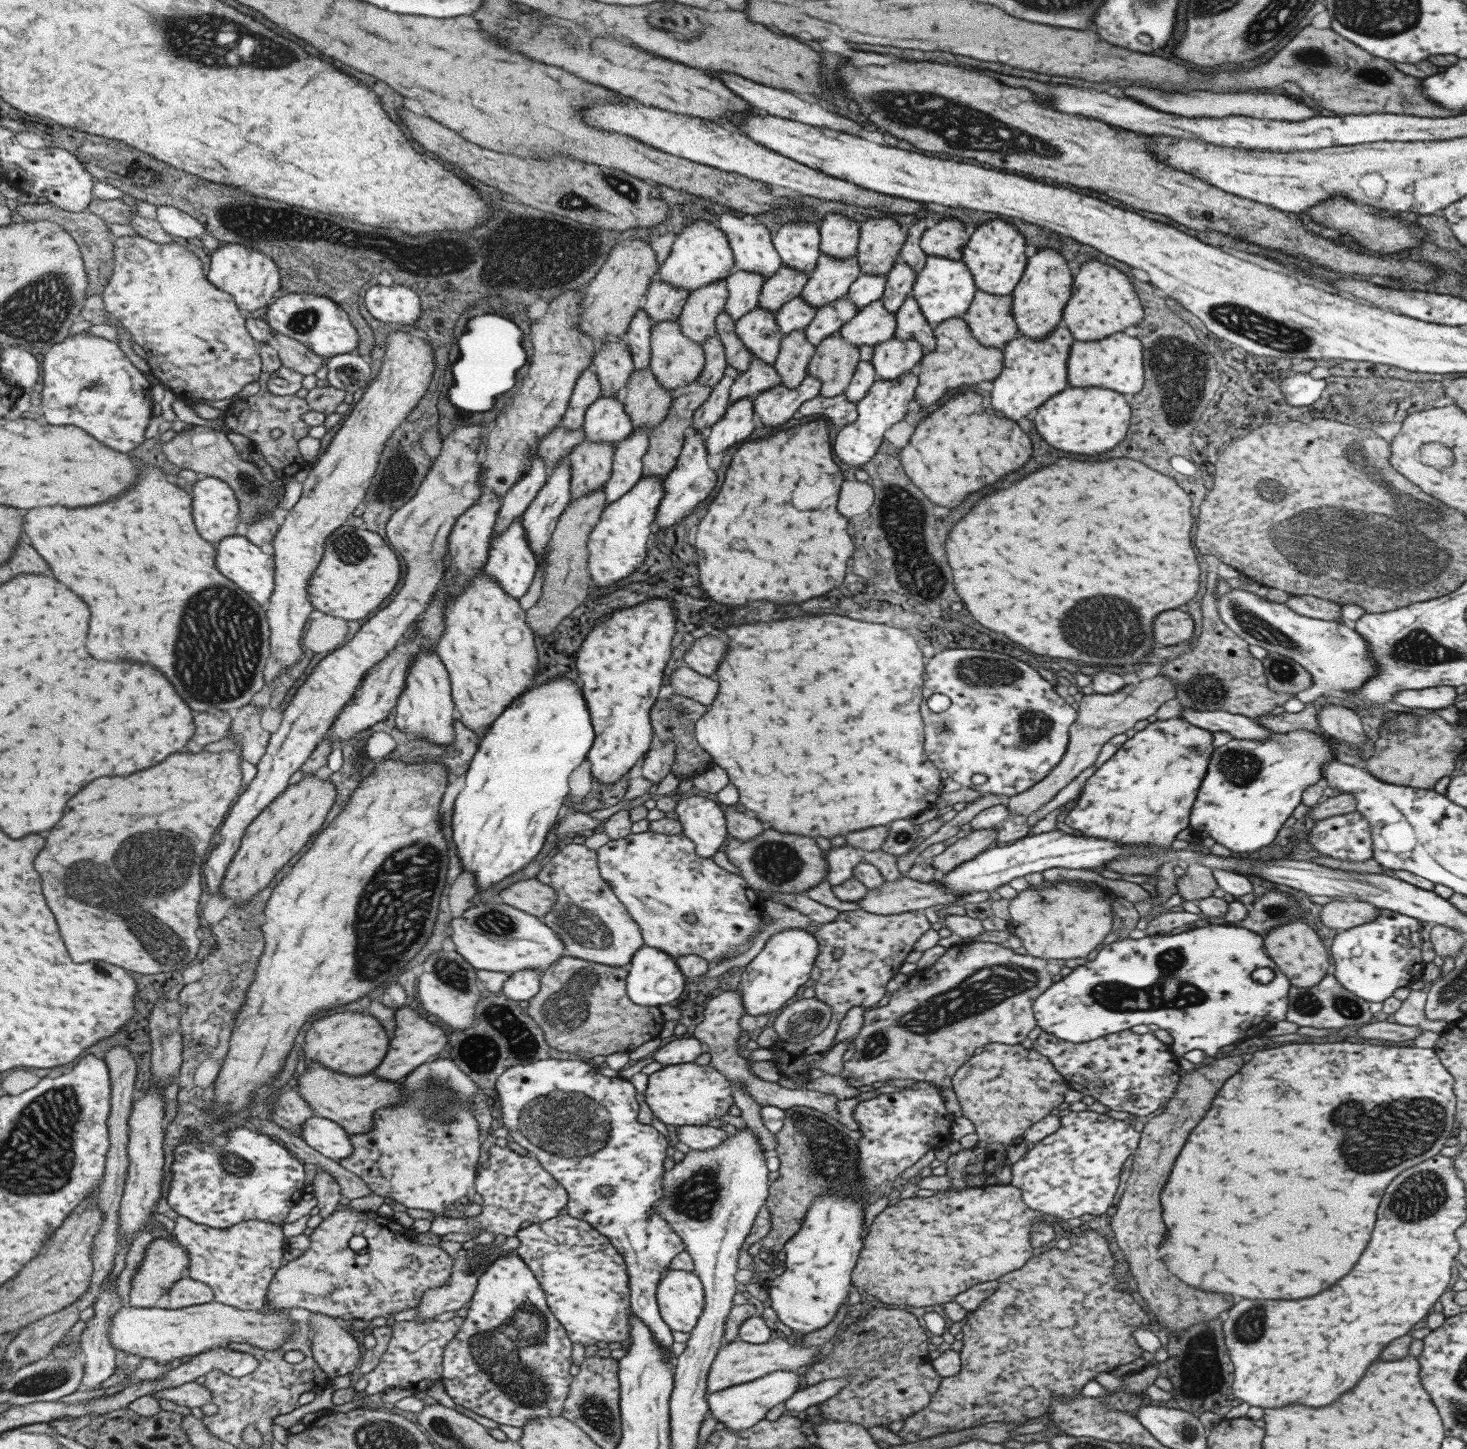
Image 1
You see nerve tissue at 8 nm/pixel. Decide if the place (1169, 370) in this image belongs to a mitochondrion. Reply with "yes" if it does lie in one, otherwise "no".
yes

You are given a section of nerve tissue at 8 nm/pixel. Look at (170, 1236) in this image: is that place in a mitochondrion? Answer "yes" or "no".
no

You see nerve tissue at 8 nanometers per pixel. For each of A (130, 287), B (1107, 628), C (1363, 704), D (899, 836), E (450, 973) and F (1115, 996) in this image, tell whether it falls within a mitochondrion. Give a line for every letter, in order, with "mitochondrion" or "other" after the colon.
A: other
B: mitochondrion
C: other
D: mitochondrion
E: mitochondrion
F: mitochondrion

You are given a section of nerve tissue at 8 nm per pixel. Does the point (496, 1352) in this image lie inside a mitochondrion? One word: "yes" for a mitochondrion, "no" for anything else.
yes

